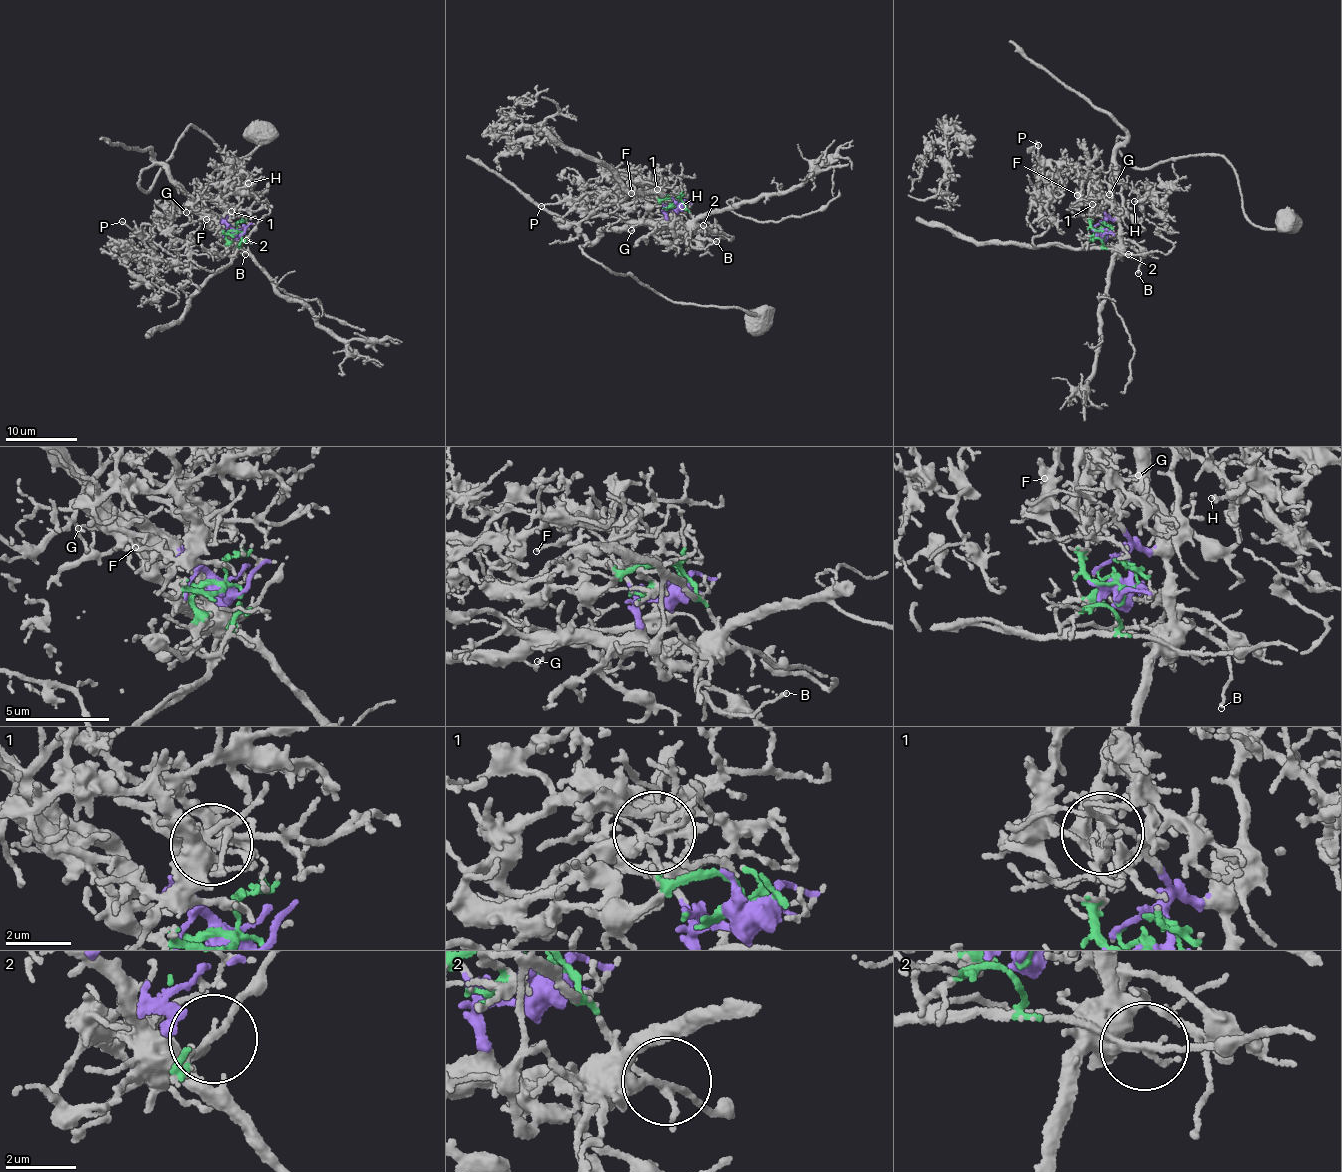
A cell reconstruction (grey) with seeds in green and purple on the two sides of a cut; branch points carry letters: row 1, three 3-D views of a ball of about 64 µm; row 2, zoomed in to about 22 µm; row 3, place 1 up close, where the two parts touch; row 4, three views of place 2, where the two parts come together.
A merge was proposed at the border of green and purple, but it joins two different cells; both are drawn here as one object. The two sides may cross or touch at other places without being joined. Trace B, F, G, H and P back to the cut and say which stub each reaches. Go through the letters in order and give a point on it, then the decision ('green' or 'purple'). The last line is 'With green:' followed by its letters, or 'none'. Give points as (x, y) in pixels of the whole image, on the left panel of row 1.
B: at (245, 254); green
F: at (206, 219); green
G: at (186, 212); purple
H: at (248, 183); green
P: at (122, 221); green
With green: B, F, H, P

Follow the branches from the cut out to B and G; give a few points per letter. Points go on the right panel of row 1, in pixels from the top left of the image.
B: (1102, 233), (1099, 228), (1093, 241), (1095, 244), (1109, 245), (1127, 240), (1141, 248), (1138, 273)
G: (1102, 232), (1105, 231), (1107, 218), (1114, 217), (1116, 212), (1112, 201), (1107, 196), (1110, 193)

